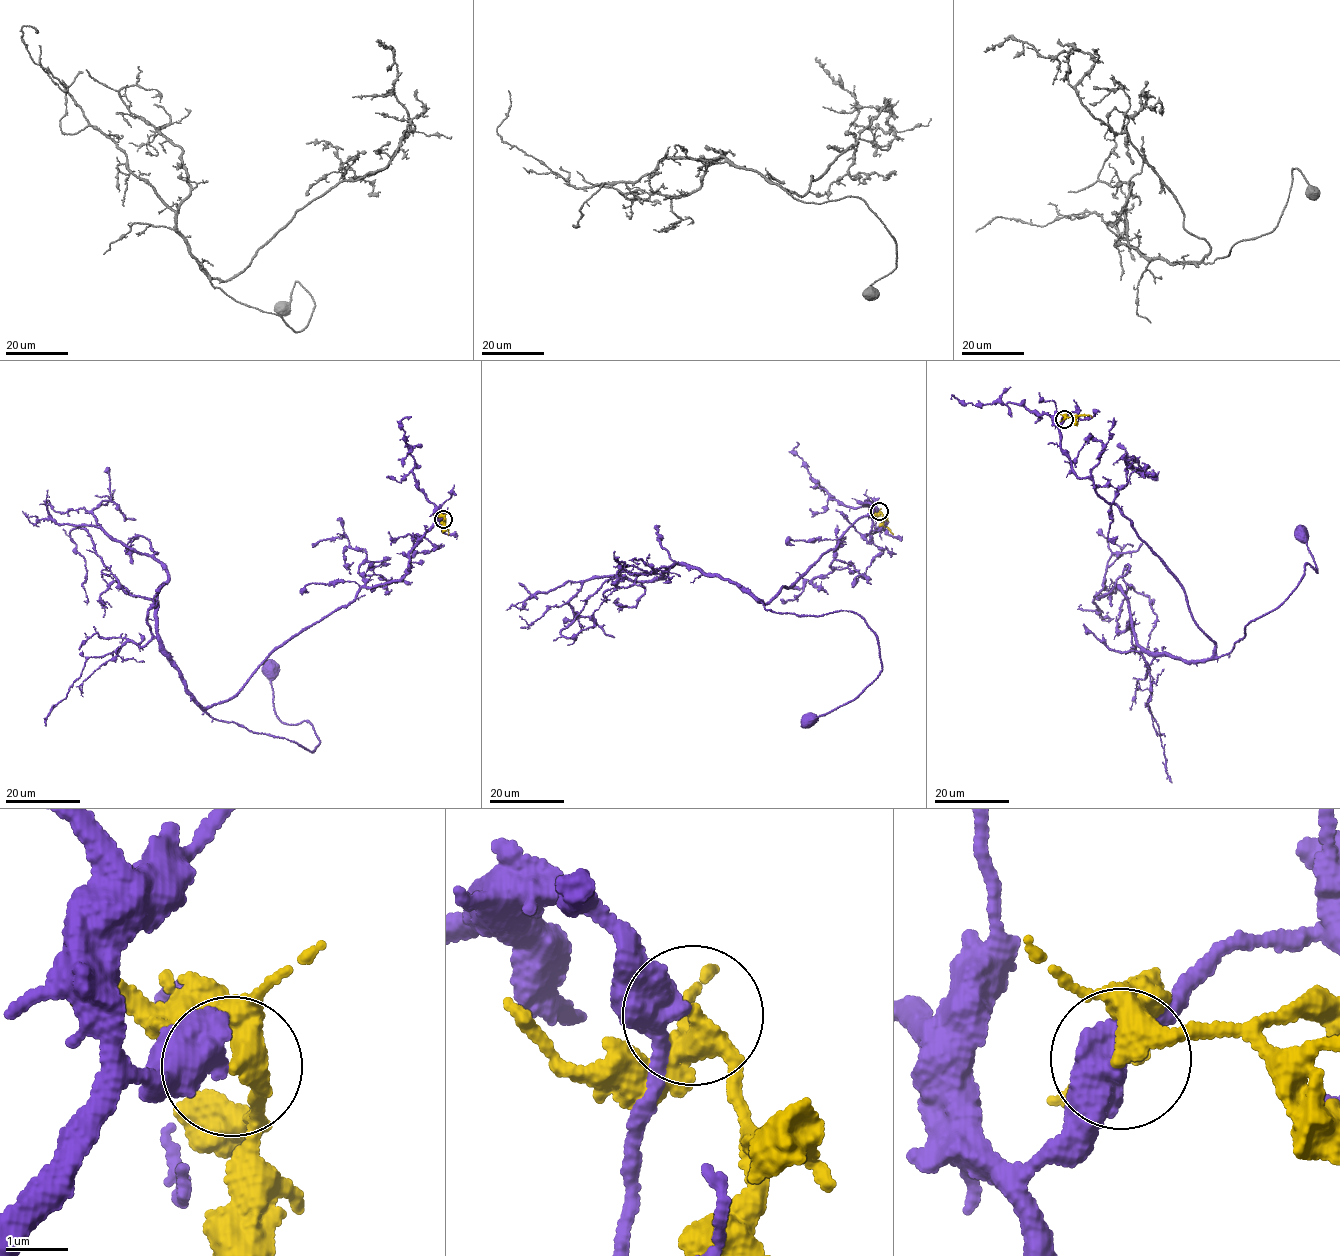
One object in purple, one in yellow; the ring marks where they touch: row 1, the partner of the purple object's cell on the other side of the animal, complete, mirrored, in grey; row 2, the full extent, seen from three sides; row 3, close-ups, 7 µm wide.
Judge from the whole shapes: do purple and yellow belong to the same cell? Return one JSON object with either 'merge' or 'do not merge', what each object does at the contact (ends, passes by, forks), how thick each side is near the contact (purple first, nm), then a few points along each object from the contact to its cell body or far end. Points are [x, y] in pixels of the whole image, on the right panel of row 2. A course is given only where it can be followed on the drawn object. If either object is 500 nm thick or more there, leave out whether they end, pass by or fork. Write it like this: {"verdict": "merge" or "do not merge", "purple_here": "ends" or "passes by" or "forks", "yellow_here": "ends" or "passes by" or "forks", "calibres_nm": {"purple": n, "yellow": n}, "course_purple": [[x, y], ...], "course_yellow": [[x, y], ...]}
{"verdict": "do not merge", "purple_here": "passes by", "yellow_here": "forks", "calibres_nm": {"purple": 480, "yellow": 280}, "course_purple": [[1064, 419], [1072, 472], [1177, 578], [1217, 657], [1281, 603], [1305, 564], [1318, 572], [1302, 537]], "course_yellow": [[1064, 419], [1087, 415], [1092, 417]]}

